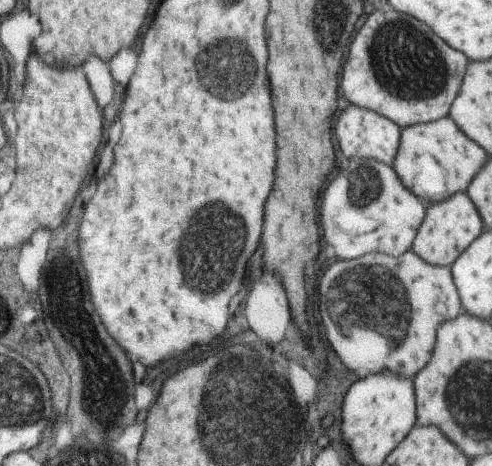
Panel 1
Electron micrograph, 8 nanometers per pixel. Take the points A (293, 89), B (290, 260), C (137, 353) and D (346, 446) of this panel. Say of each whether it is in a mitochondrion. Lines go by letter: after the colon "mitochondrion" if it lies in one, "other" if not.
A: other
B: other
C: other
D: other

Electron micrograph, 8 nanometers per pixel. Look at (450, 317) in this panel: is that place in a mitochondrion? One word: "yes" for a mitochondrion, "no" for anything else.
no

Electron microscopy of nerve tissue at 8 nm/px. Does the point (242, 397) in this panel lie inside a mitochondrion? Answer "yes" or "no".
yes

